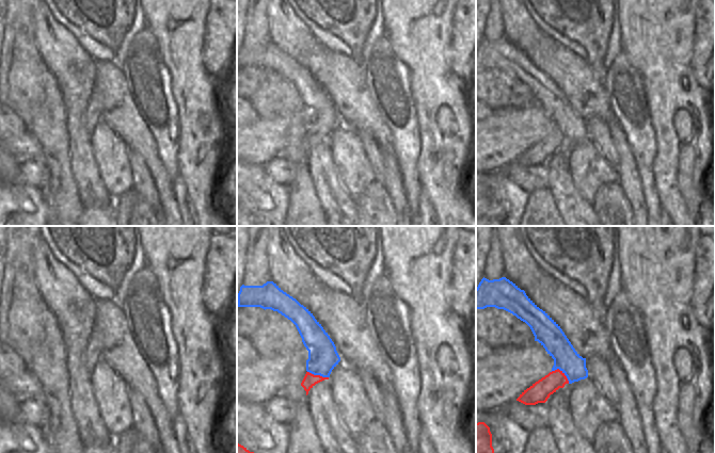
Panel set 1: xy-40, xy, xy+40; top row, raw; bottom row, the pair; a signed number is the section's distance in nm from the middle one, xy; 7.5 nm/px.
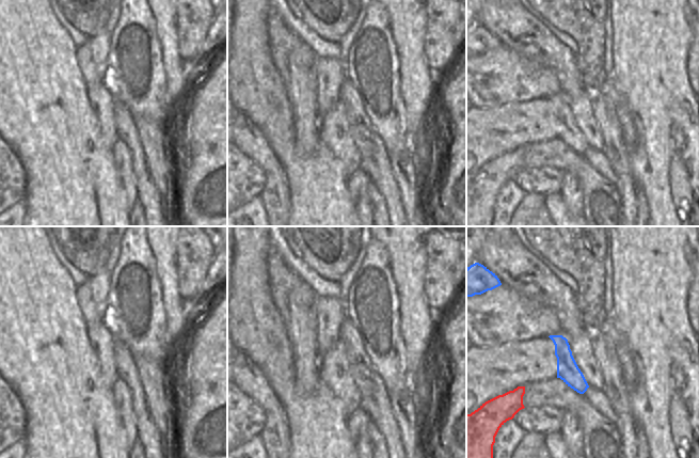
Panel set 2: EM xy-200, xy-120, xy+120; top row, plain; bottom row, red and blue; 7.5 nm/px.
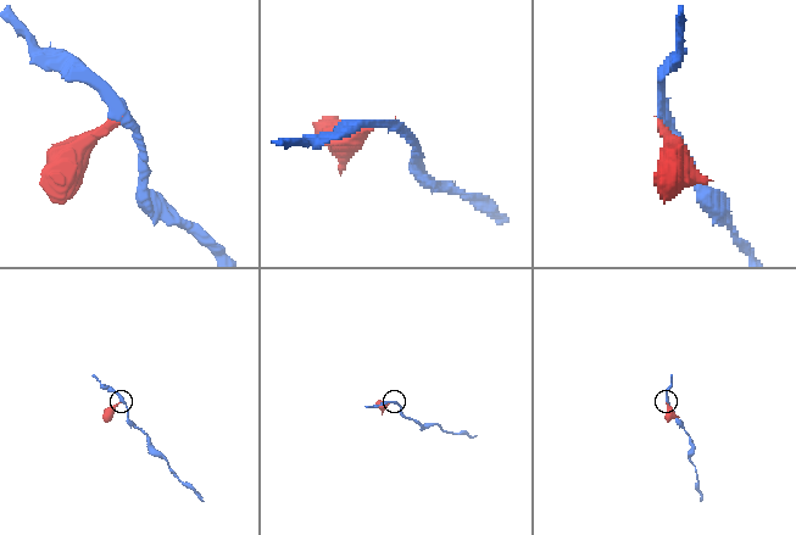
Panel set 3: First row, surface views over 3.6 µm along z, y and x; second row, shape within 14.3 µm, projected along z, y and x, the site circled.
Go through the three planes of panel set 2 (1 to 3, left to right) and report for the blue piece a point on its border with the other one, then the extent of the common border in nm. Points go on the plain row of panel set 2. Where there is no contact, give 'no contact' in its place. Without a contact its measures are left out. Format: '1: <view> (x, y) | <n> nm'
1: no contact
2: no contact
3: no contact

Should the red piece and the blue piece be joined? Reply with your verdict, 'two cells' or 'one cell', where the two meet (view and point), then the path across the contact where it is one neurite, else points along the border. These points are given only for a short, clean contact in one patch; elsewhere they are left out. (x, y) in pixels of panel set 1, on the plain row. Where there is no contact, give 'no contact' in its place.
two cells; meets red in xy+40 at (561, 133); border along xy+40 (551, 132), (558, 130), (569, 144)

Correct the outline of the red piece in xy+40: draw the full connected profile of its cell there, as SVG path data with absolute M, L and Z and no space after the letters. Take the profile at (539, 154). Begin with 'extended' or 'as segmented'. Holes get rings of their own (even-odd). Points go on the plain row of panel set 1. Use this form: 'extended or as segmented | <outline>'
as segmented | M557 130L524 151L517 162L525 166L545 164L551 156L556 153L559 149L563 149L566 145L569 145L567 137L562 132Z

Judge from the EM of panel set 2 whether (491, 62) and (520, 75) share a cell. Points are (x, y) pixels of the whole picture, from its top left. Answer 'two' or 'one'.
one

